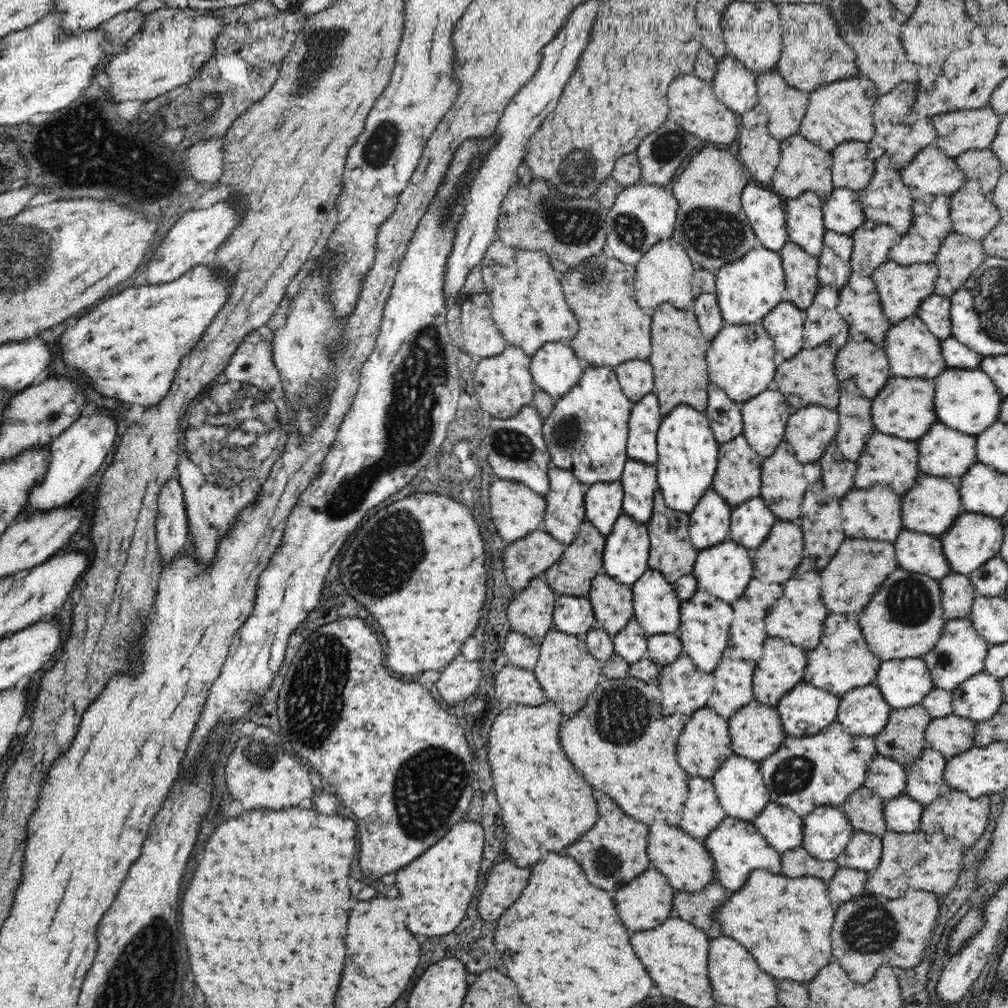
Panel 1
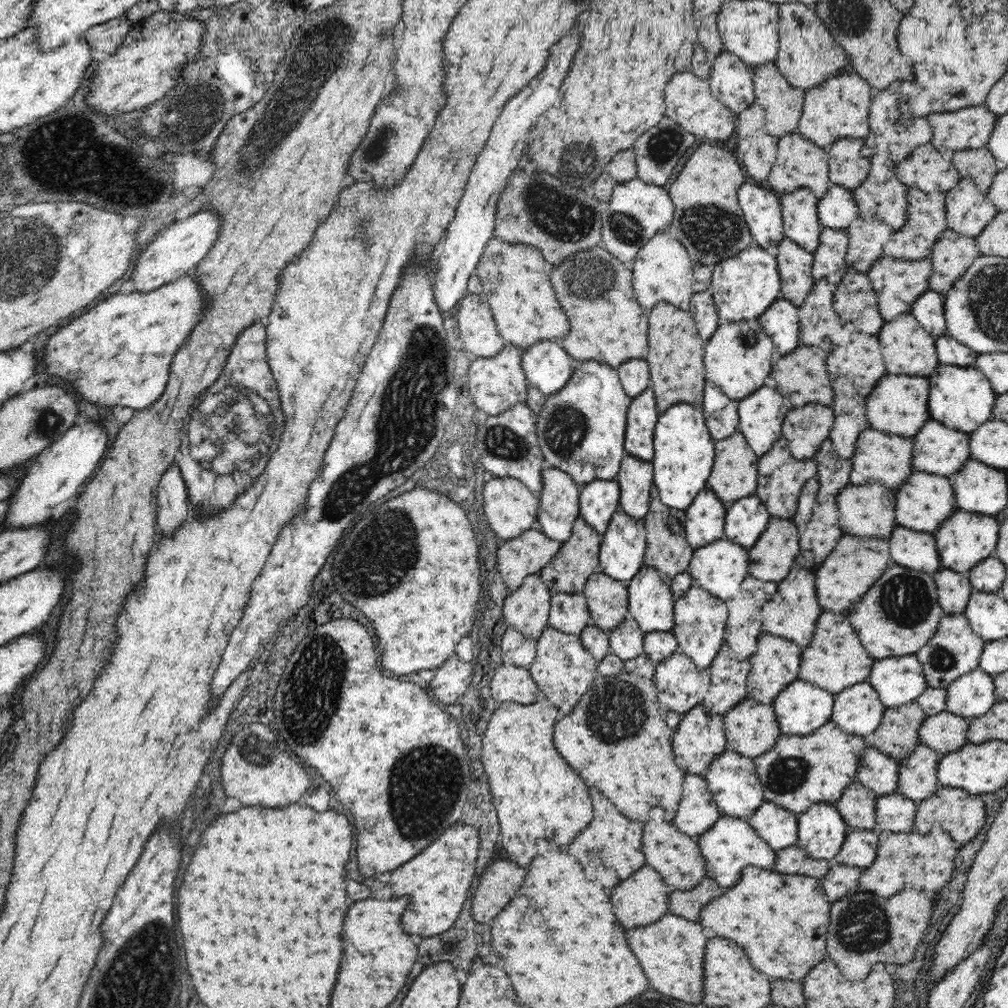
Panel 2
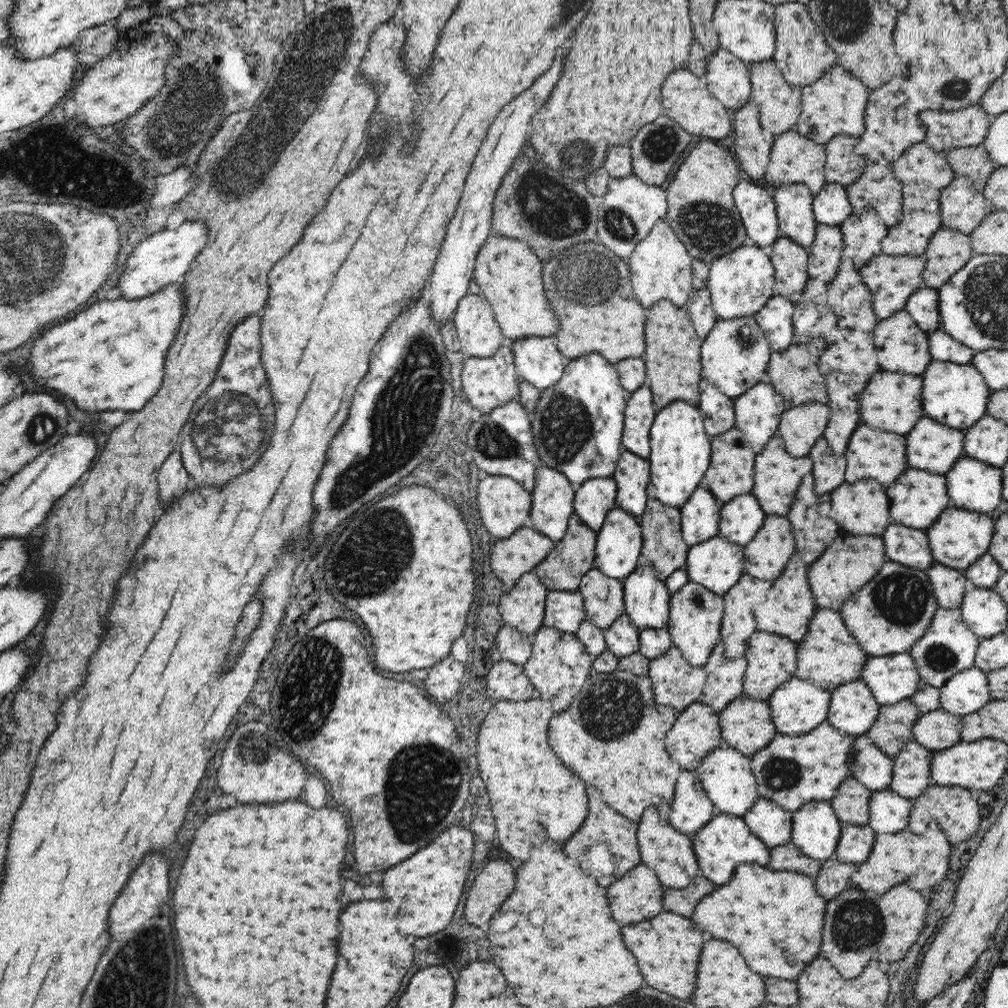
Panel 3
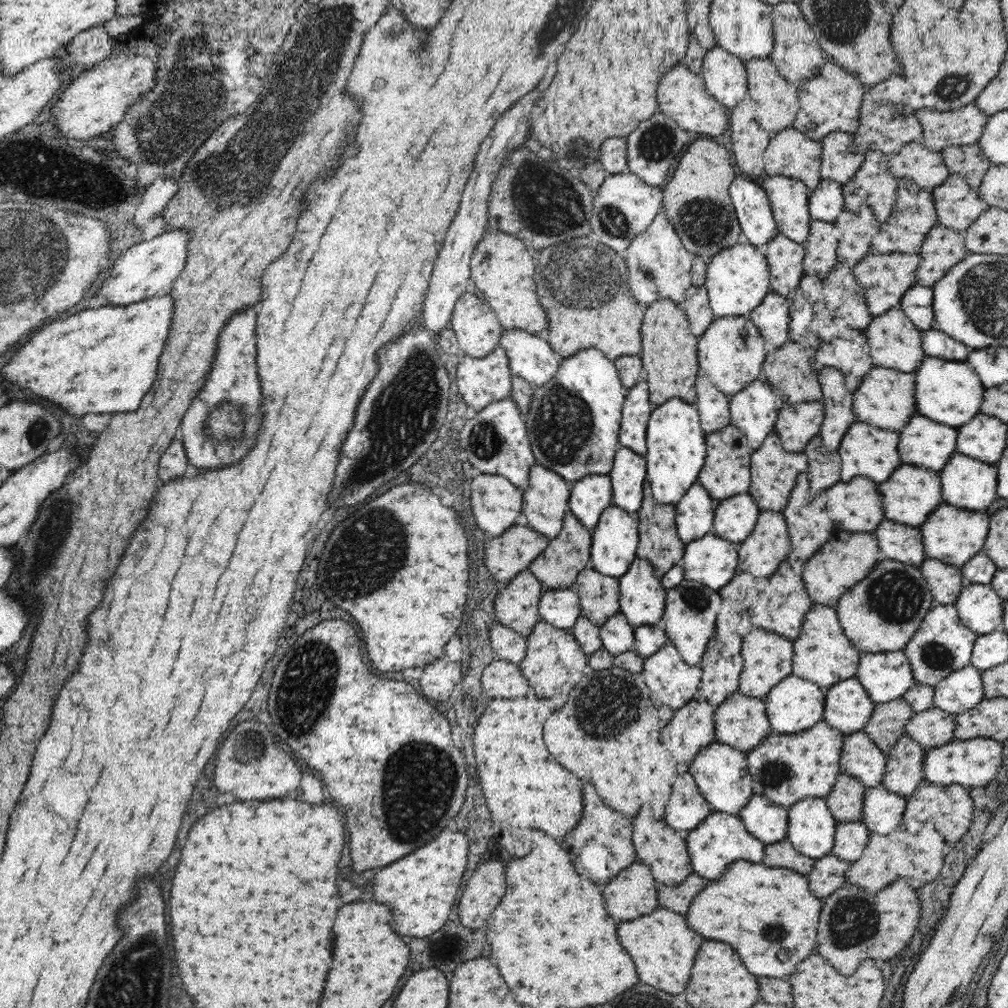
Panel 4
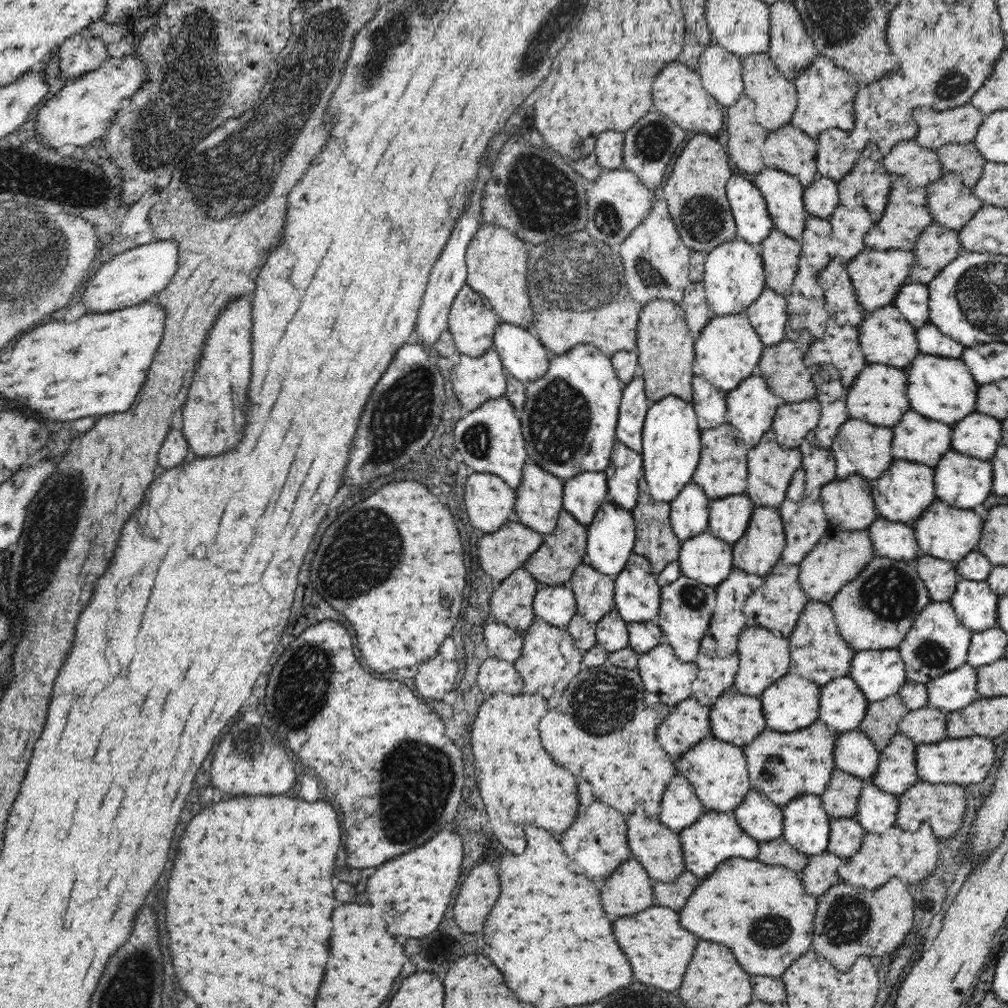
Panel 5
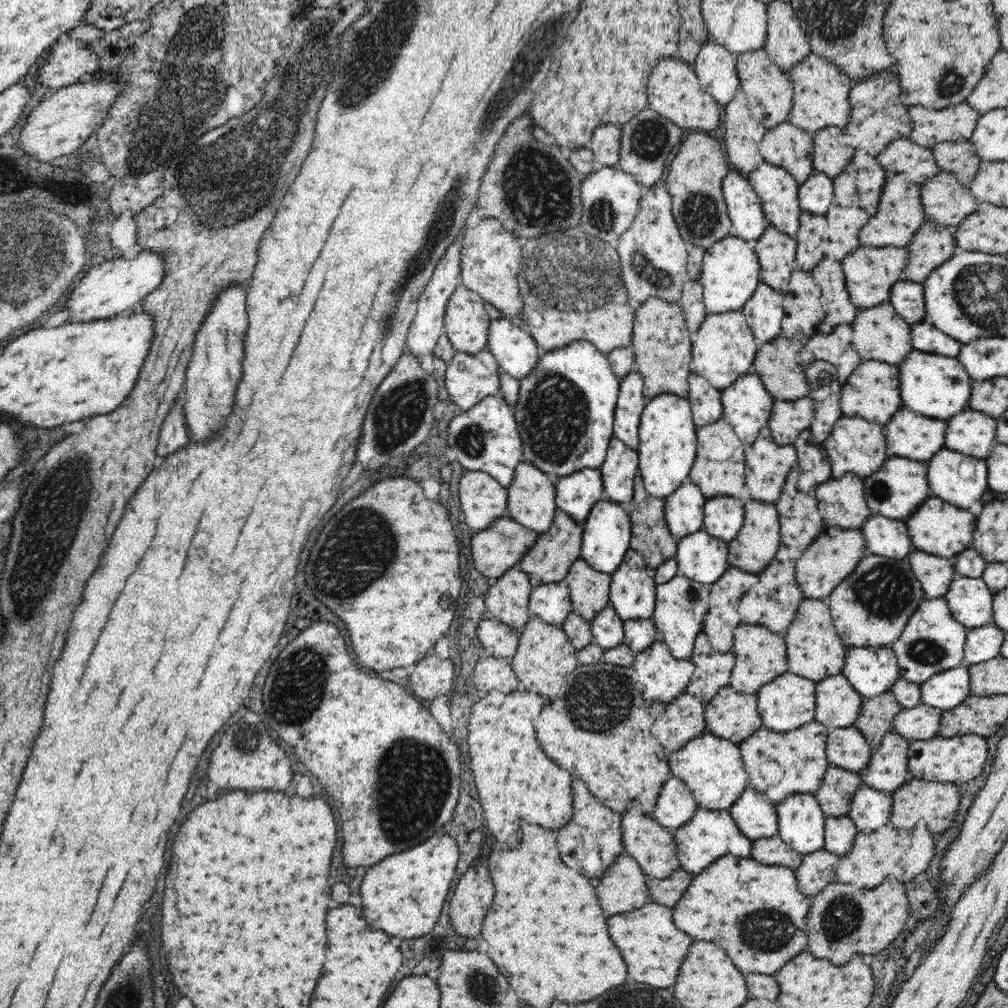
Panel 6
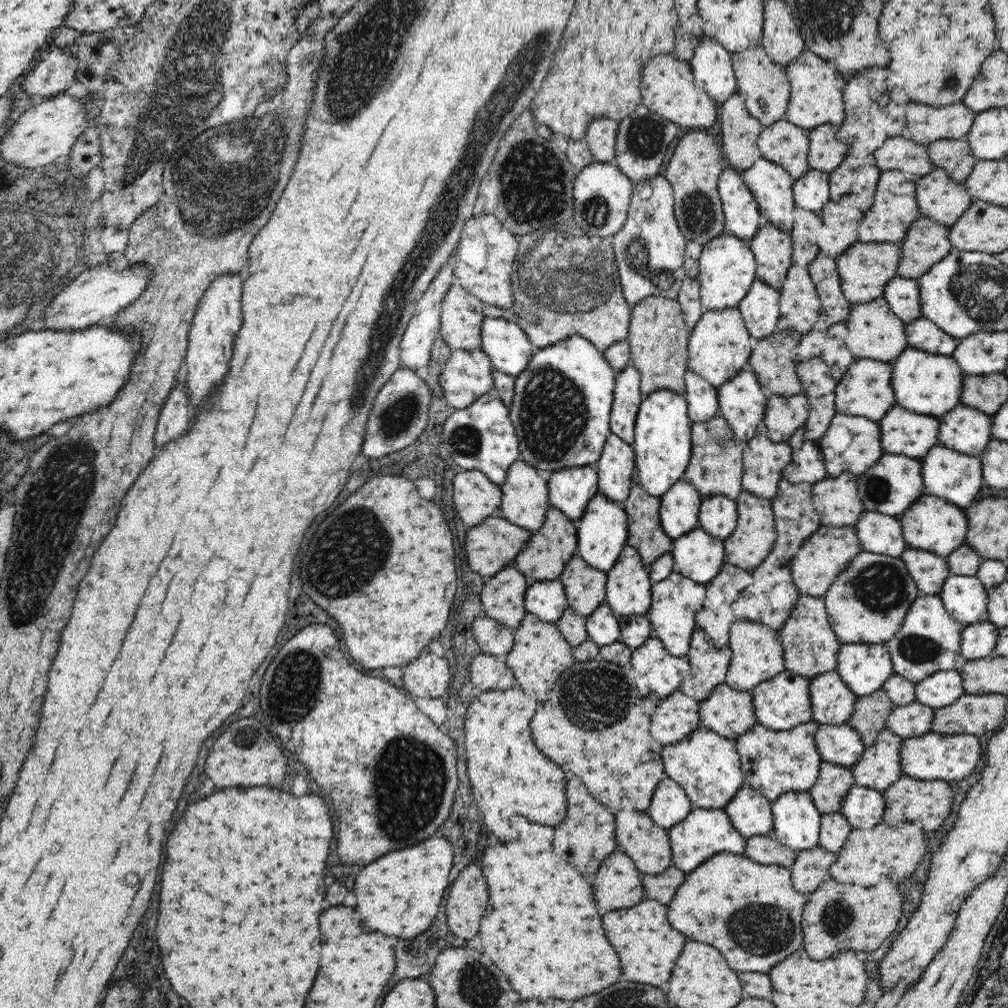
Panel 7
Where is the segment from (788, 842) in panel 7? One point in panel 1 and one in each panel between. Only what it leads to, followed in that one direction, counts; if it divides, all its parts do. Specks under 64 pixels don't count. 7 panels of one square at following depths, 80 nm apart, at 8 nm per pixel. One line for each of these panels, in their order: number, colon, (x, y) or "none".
1: (827, 831)
2: (821, 829)
3: (816, 830)
4: (811, 829)
5: (807, 825)
6: (801, 821)

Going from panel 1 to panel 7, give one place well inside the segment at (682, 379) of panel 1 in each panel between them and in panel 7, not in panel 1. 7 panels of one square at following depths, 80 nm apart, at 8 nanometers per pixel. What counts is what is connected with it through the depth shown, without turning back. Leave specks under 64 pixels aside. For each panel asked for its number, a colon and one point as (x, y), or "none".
2: (676, 350)
3: (672, 354)
4: (669, 350)
5: (665, 345)
6: (661, 340)
7: (658, 336)

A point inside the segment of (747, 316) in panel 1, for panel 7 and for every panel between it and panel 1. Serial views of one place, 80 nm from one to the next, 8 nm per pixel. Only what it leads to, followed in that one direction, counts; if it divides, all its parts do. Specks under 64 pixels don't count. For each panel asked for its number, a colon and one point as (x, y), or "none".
2: (743, 287)
3: (741, 283)
4: (738, 278)
5: (734, 277)
6: (730, 274)
7: (727, 265)

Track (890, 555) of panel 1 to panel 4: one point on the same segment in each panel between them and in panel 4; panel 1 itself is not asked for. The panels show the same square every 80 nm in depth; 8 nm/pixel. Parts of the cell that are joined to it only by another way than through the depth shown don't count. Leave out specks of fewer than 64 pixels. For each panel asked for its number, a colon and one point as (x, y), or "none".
2: (856, 564)
3: (851, 561)
4: (848, 557)

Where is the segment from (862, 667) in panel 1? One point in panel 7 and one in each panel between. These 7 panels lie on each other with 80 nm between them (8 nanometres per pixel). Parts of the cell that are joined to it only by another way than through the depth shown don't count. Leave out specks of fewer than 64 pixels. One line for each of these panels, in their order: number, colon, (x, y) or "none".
2: (836, 660)
3: (830, 657)
4: (823, 654)
5: (819, 654)
6: (815, 651)
7: (811, 647)

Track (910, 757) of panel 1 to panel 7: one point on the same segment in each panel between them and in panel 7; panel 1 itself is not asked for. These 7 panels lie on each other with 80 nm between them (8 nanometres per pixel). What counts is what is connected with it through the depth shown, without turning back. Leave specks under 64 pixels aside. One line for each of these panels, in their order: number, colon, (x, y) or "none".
2: (898, 735)
3: (892, 730)
4: (888, 721)
5: (881, 722)
6: (876, 717)
7: (870, 714)

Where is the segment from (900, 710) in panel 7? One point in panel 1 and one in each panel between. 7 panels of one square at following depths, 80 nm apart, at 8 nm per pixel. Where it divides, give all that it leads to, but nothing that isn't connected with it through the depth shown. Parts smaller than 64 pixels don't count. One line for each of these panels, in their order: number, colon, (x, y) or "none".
1: (952, 735)
2: (945, 732)
3: (938, 730)
4: (932, 728)
5: (928, 725)
6: (922, 722)

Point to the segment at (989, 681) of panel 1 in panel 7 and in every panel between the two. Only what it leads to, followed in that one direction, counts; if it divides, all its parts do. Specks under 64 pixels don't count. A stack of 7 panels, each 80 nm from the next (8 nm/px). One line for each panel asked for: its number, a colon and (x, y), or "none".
2: (971, 695)
3: (967, 692)
4: (962, 690)
5: (953, 691)
6: (946, 690)
7: (943, 688)

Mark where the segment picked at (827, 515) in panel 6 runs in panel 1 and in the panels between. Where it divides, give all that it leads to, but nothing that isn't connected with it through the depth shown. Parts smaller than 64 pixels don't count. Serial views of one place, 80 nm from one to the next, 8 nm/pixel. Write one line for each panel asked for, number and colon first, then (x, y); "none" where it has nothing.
1: (874, 513)
2: (868, 510)
3: (862, 508)
4: (856, 506)
5: (848, 504)

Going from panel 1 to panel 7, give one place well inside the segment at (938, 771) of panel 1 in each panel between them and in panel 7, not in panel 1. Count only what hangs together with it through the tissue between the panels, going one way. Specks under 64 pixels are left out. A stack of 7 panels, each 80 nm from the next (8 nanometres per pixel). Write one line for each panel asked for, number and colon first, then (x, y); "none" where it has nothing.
2: (918, 780)
3: (913, 766)
4: (904, 774)
5: (898, 771)
6: (888, 771)
7: (880, 767)

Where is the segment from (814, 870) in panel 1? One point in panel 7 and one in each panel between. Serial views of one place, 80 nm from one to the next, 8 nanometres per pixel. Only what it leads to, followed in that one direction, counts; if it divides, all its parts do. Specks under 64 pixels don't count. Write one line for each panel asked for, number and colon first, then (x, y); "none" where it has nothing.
2: (794, 860)
3: (790, 858)
4: (782, 854)
5: (778, 852)
6: (772, 851)
7: (766, 849)

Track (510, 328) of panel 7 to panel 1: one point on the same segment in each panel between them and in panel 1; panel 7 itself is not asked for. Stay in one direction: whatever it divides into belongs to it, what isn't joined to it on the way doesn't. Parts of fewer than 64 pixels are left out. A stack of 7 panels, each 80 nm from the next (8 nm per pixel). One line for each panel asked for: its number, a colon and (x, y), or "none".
1: (555, 368)
2: (547, 365)
3: (538, 360)
4: (531, 357)
5: (523, 355)
6: (517, 353)

